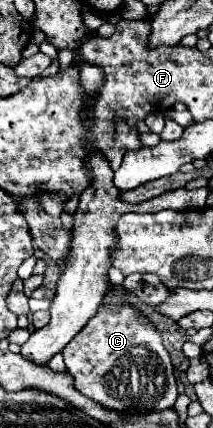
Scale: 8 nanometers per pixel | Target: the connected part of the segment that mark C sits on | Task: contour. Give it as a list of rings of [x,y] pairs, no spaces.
[[[133,306],[99,308],[99,312],[83,326],[81,334],[77,334],[61,354],[65,358],[67,372],[75,378],[79,390],[95,402],[101,402],[103,406],[111,406],[113,410],[165,410],[175,404],[177,384],[173,376],[171,356],[165,350],[161,334],[153,326],[153,322]]]

